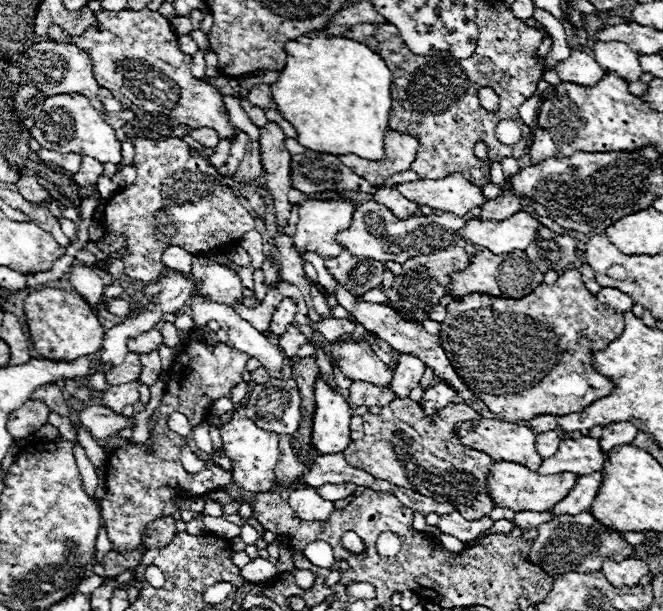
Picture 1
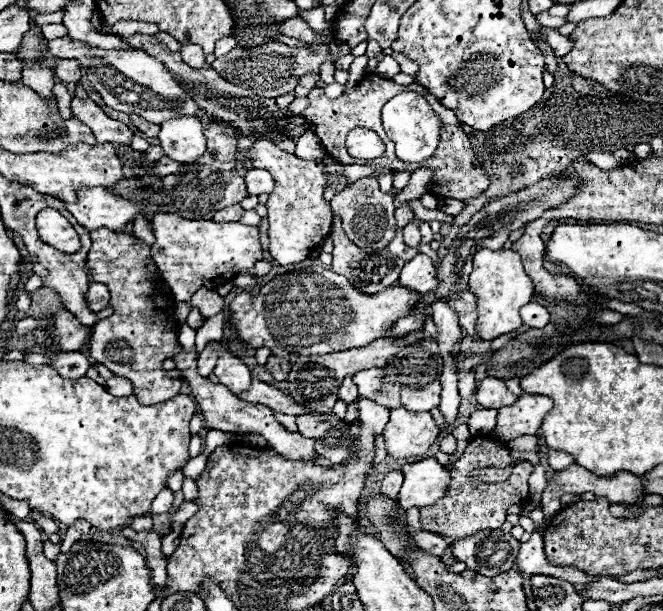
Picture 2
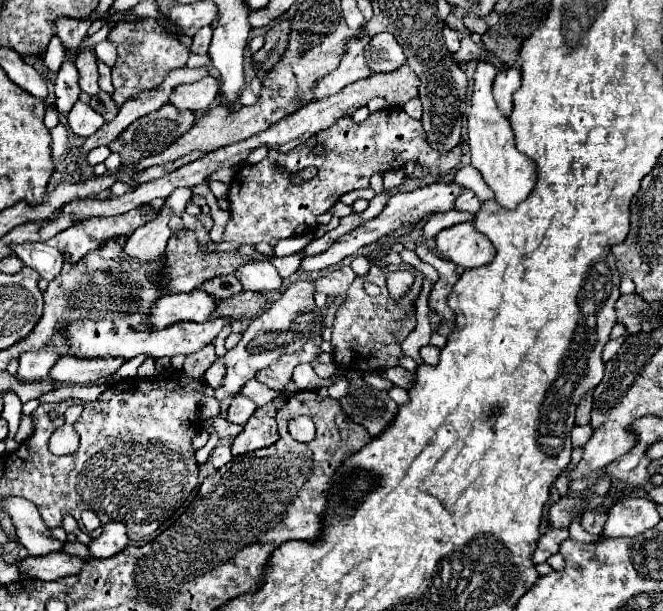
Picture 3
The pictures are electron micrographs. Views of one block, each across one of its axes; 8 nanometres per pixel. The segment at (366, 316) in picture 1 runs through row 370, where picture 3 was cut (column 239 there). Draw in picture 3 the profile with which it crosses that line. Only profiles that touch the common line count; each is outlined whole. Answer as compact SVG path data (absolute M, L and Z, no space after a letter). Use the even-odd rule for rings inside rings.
M266 404L252 414L244 430L232 440L232 454L240 456L272 446L278 438L280 436L276 430L276 408L272 404Z

